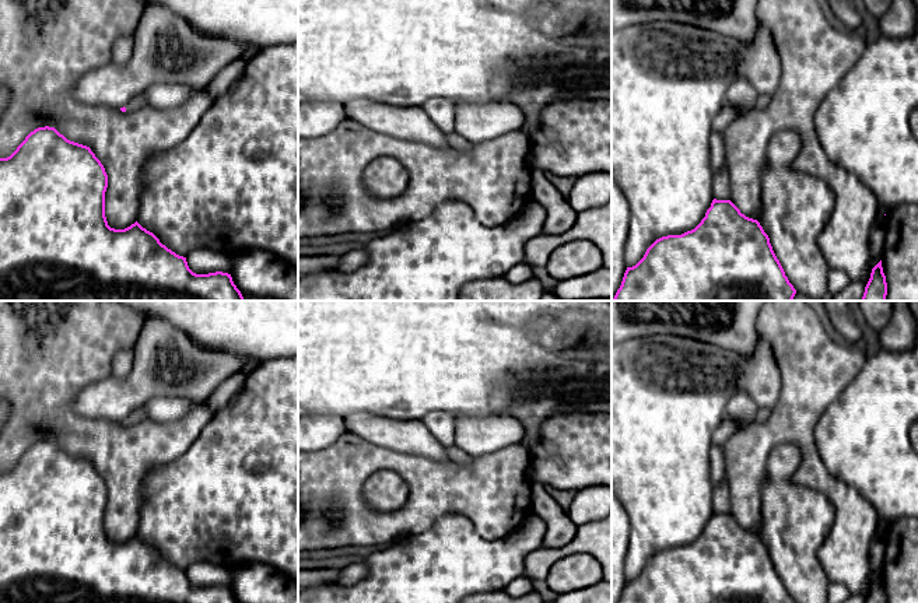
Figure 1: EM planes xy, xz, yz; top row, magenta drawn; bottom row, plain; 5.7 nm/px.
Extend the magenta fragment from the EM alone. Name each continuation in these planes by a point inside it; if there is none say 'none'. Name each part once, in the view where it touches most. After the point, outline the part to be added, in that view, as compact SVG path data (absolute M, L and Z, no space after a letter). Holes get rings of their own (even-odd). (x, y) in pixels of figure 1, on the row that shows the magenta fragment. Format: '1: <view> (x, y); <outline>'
1: xy (139, 101); M146 92L136 95L129 104L125 105L126 112L133 112L144 106L147 106Z

